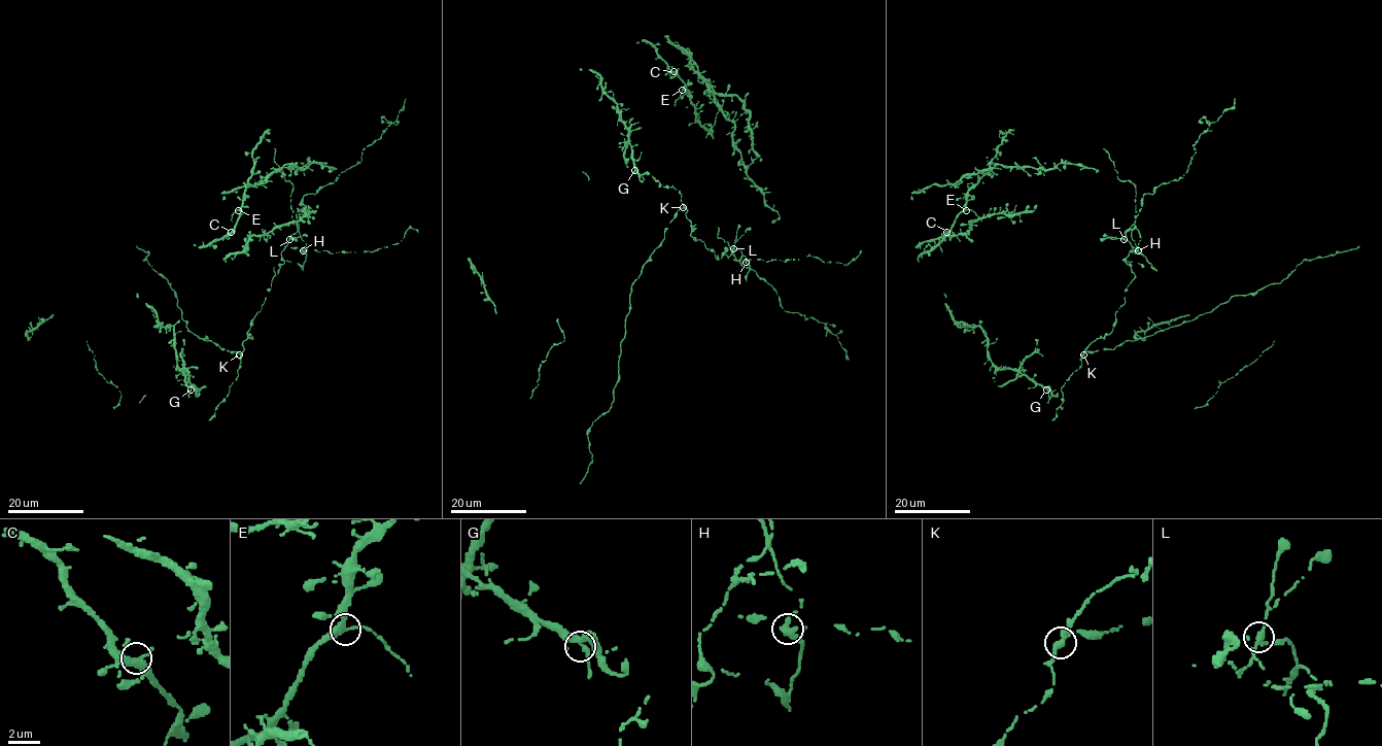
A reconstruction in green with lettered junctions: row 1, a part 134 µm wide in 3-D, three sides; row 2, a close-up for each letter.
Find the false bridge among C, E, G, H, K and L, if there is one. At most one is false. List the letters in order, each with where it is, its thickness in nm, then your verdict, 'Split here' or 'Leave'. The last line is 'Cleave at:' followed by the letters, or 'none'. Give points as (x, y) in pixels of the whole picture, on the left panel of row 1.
C: Place: (231, 232). Thickness 360 nm. Leave
E: Place: (238, 210). Thickness 320 nm. Leave
G: Place: (191, 390). Thickness 300 nm. Leave
H: Place: (303, 250). Thickness 360 nm. Split here
K: Place: (239, 354). Thickness 280 nm. Leave
L: Place: (289, 239). Thickness 280 nm. Leave
Cleave at: H

